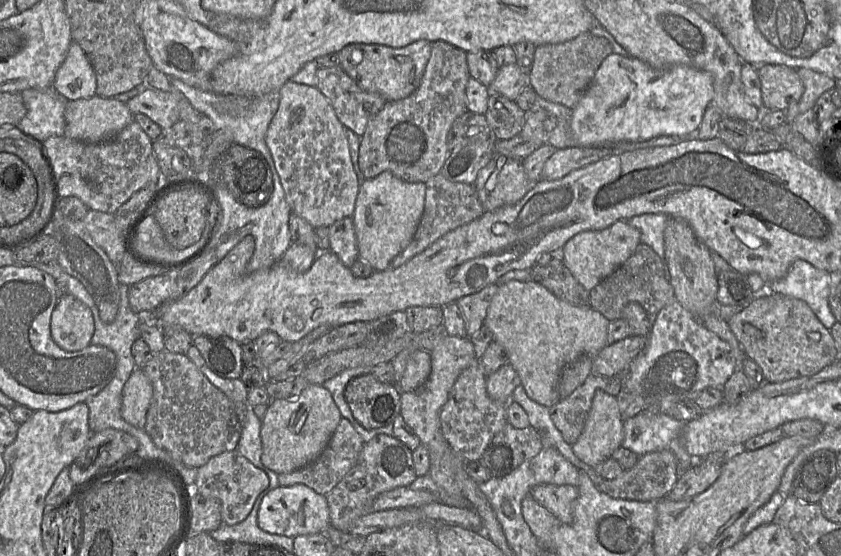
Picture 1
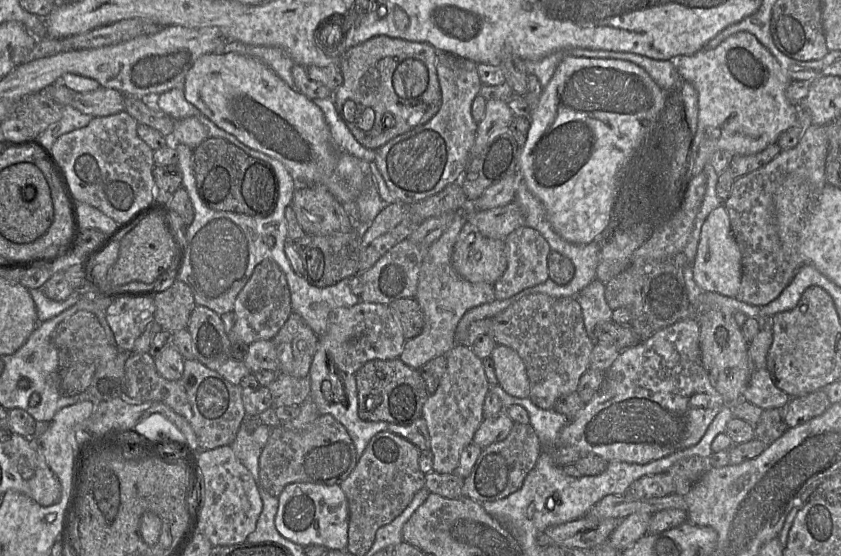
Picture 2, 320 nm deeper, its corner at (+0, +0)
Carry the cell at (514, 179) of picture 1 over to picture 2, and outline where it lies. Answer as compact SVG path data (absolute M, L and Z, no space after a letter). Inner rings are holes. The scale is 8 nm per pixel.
M466 222L453 247L452 266L469 282L493 285L507 267L504 240L485 237Z

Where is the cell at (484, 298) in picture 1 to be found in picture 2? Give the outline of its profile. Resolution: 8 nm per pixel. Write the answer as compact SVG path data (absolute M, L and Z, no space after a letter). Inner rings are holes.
M464 209L455 212L457 215L453 222L428 248L419 271L415 300L424 315L423 329L418 336L406 340L403 352L399 356L406 365L418 370L430 360L445 356L455 346L457 325L468 310L496 299L493 285L469 282L459 276L452 266L453 247L462 227L468 222L468 213Z

